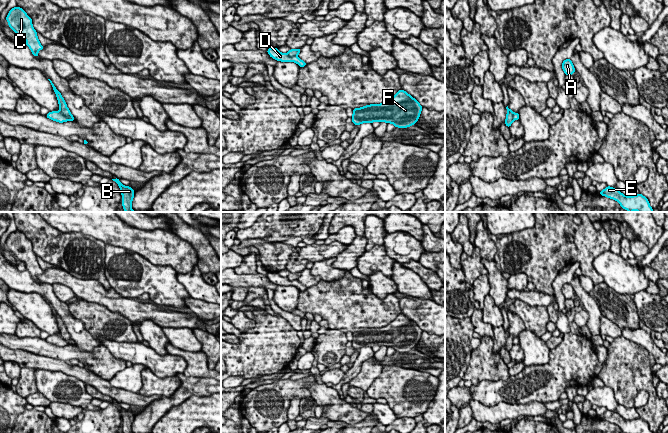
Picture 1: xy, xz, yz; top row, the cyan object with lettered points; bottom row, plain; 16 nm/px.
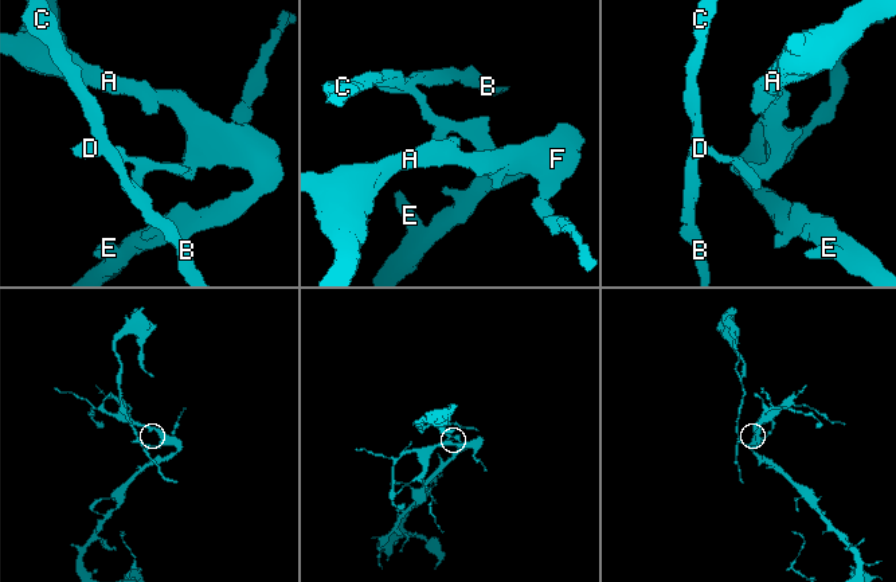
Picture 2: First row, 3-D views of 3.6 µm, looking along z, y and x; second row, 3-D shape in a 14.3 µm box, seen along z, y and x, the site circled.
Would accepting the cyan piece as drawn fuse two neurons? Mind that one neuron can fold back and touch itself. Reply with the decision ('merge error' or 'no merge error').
merge error

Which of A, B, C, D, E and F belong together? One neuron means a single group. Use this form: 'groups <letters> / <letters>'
groups A D E F / B C

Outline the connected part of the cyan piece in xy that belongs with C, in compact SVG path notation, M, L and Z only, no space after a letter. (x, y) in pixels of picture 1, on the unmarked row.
M16 230L10 234L6 244L9 251L12 252L17 259L26 264L26 269L30 272L32 278L38 281L38 276L42 274L44 270L40 268L37 256L32 249L32 243L26 236Z

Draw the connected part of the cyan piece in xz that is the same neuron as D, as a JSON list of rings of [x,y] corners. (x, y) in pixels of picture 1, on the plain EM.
[[[269,272],[267,274],[267,277],[272,281],[273,283],[277,285],[282,285],[282,286],[295,286],[297,287],[300,291],[305,291],[307,288],[302,285],[300,282],[297,280],[290,281],[287,277],[281,277],[278,272]]]

